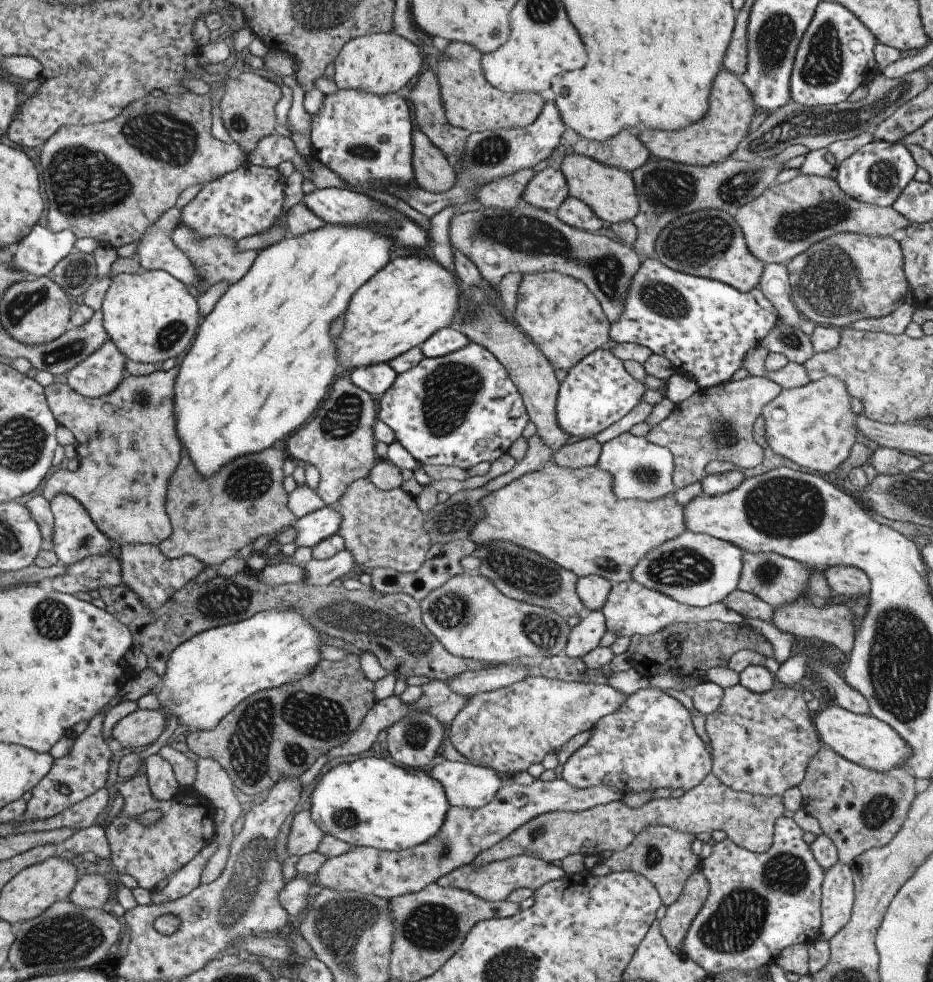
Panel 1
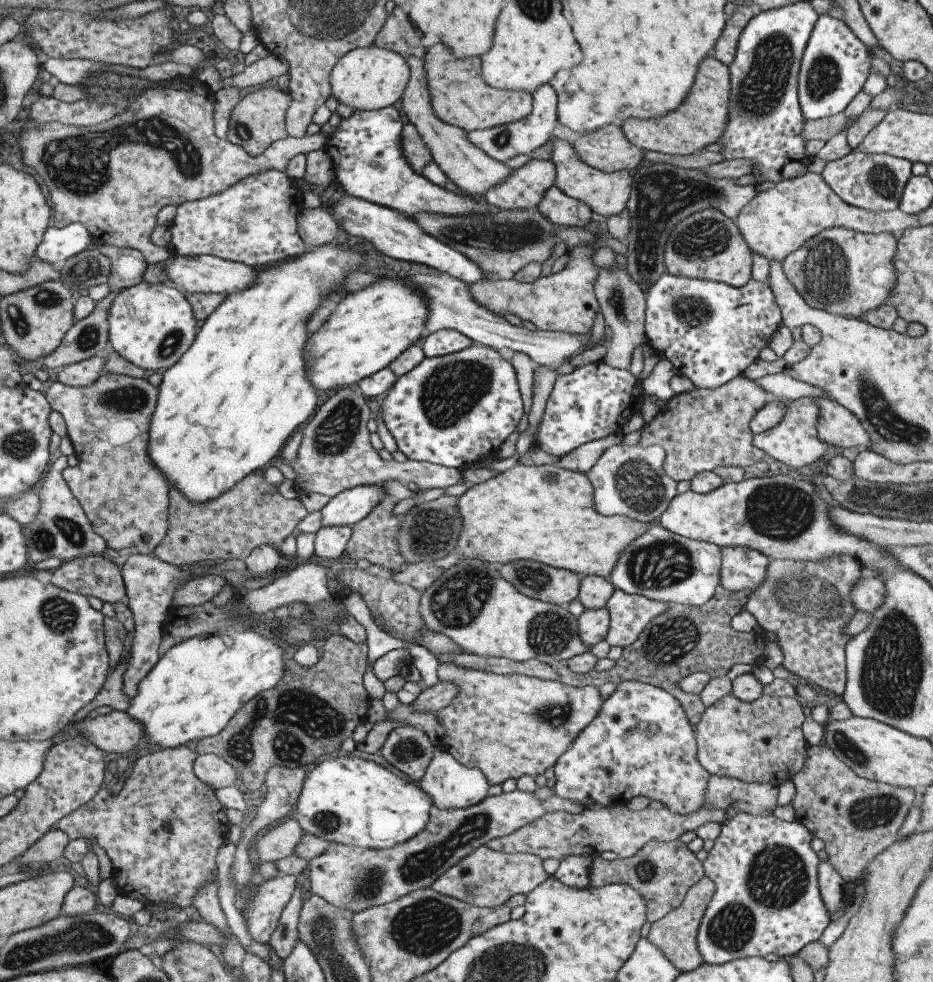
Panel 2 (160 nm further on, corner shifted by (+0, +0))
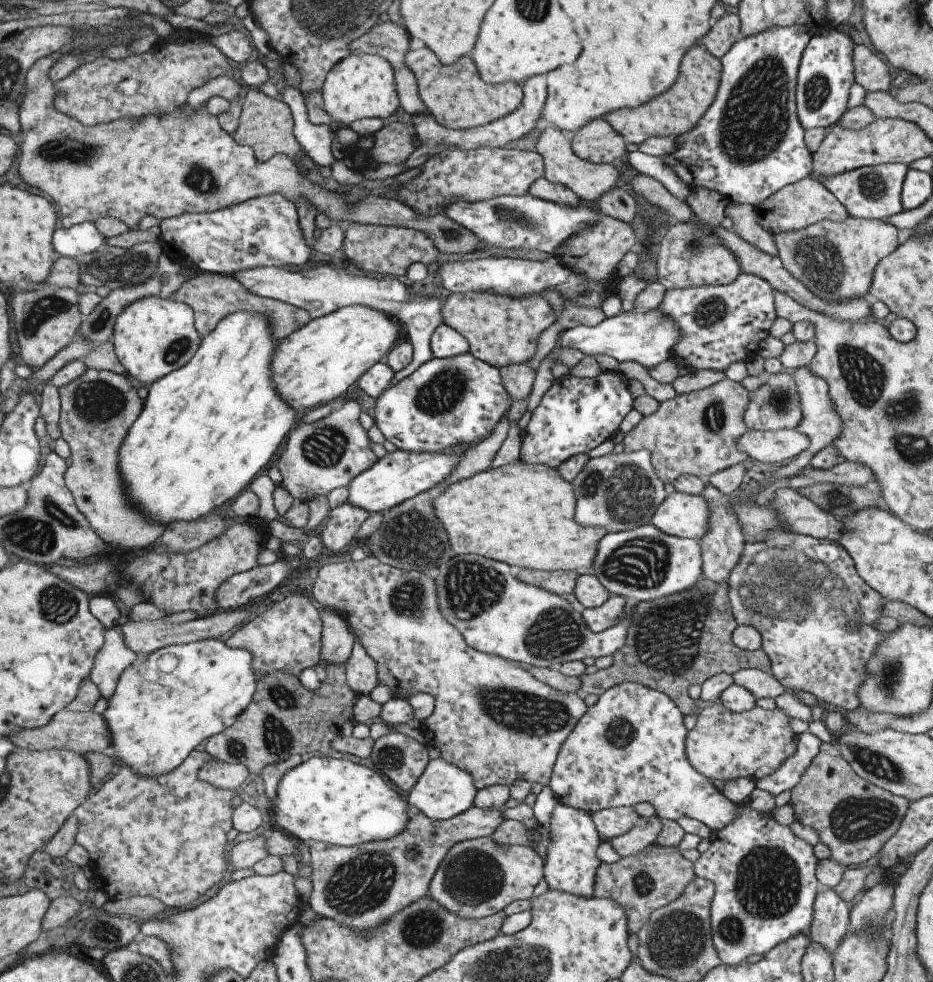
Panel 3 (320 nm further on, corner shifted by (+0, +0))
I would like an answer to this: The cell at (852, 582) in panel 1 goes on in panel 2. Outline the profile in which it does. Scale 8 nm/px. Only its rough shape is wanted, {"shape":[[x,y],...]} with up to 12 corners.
{"shape":[[864,572],[850,590],[857,611],[883,604],[883,581]]}

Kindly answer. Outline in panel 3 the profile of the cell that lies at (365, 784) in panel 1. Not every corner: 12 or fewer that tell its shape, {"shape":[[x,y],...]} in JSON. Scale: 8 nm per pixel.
{"shape":[[325,754],[280,778],[272,827],[342,847],[405,828],[393,787]]}

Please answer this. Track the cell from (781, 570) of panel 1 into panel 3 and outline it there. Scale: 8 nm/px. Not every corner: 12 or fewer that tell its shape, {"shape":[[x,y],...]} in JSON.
{"shape":[[708,482],[699,496],[710,525],[697,540],[702,576],[725,581],[744,536],[728,497]]}

